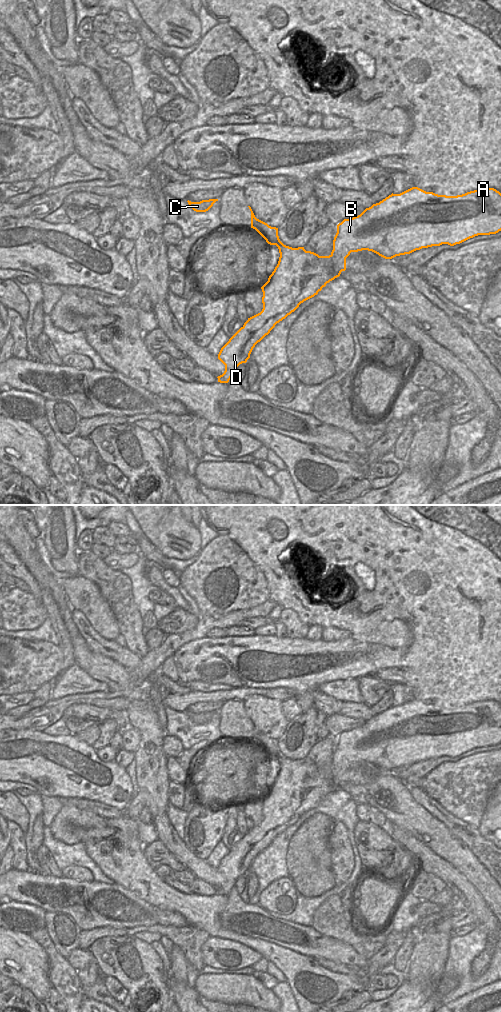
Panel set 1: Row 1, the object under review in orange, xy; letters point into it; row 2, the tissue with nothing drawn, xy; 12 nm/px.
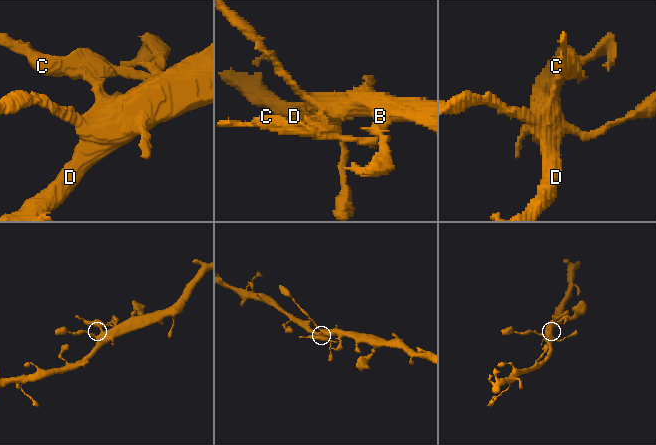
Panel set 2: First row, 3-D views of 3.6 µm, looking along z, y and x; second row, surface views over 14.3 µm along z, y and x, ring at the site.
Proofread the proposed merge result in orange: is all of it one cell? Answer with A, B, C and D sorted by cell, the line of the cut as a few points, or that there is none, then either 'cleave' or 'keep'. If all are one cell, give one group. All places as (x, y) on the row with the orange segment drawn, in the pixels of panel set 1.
groups A B D / C; cut xy (270, 226), (258, 226), (255, 229); cleave

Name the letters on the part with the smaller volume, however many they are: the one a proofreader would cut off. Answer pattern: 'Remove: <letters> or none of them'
Remove: C

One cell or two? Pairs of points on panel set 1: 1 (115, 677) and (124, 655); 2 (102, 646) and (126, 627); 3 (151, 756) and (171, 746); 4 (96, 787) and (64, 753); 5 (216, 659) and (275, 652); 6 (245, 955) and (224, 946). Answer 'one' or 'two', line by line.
1: two
2: two
3: two
4: one
5: one
6: one

